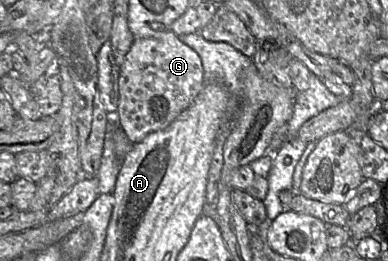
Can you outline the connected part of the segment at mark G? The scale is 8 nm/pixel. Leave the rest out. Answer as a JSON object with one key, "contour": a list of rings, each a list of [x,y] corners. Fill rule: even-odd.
{"contour":[[[172,30],[135,39],[121,66],[118,125],[134,144],[152,132],[167,128],[195,100],[205,85],[199,55]]]}

